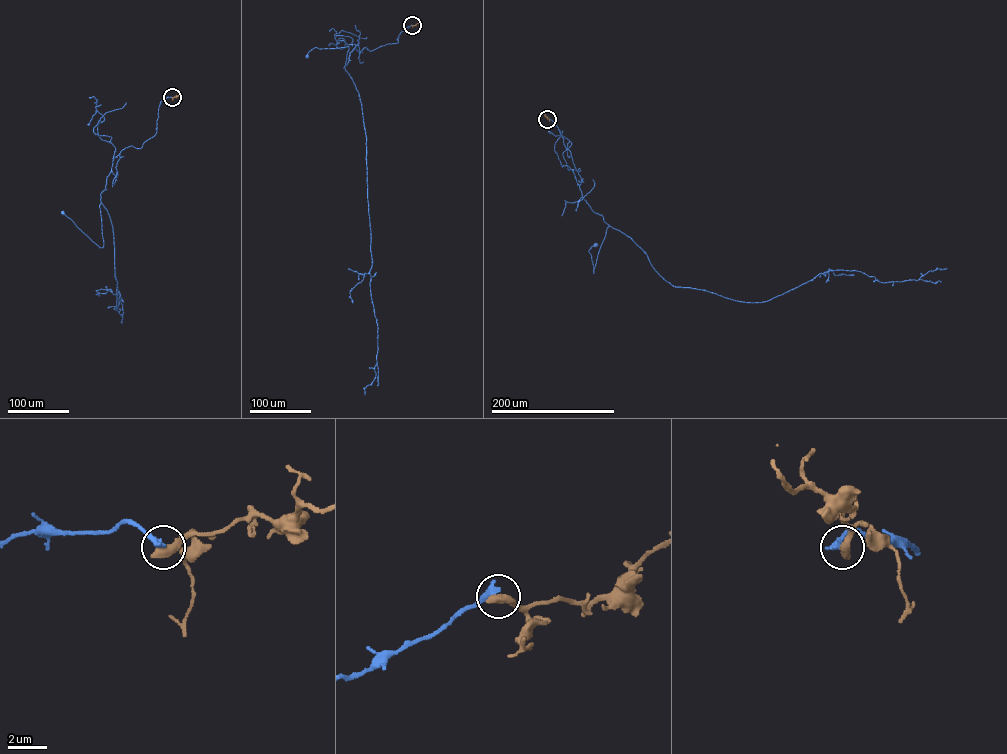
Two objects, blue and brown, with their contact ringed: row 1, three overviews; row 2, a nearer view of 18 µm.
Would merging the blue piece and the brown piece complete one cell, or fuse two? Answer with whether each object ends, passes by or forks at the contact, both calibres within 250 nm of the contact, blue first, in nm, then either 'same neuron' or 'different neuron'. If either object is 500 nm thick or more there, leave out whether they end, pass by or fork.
360 nm thick on the blue side, 550 nm on the other; different neuron

